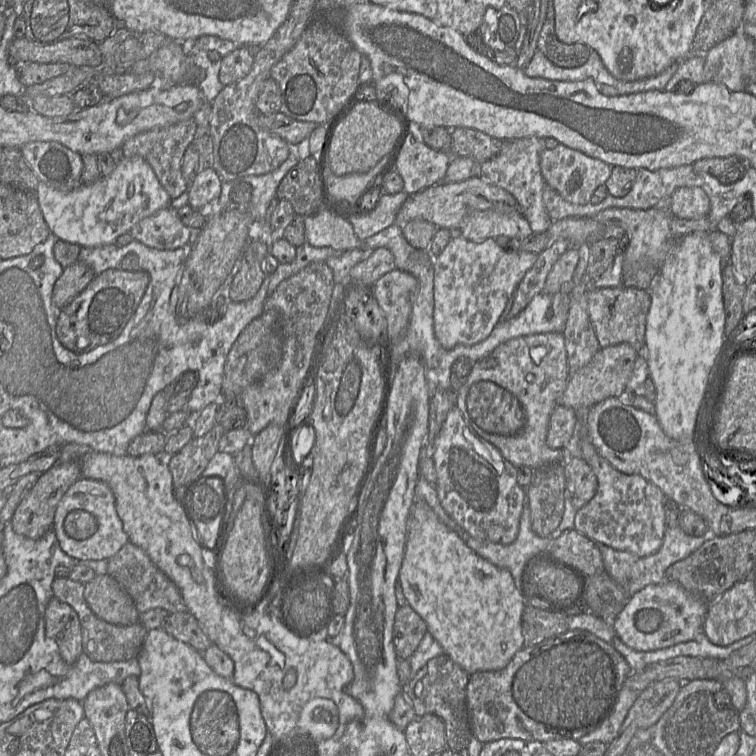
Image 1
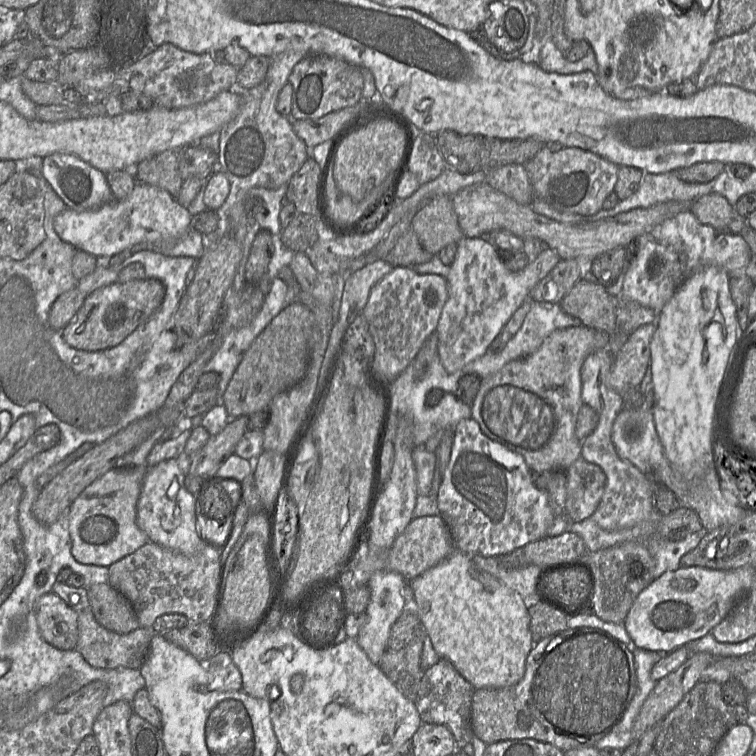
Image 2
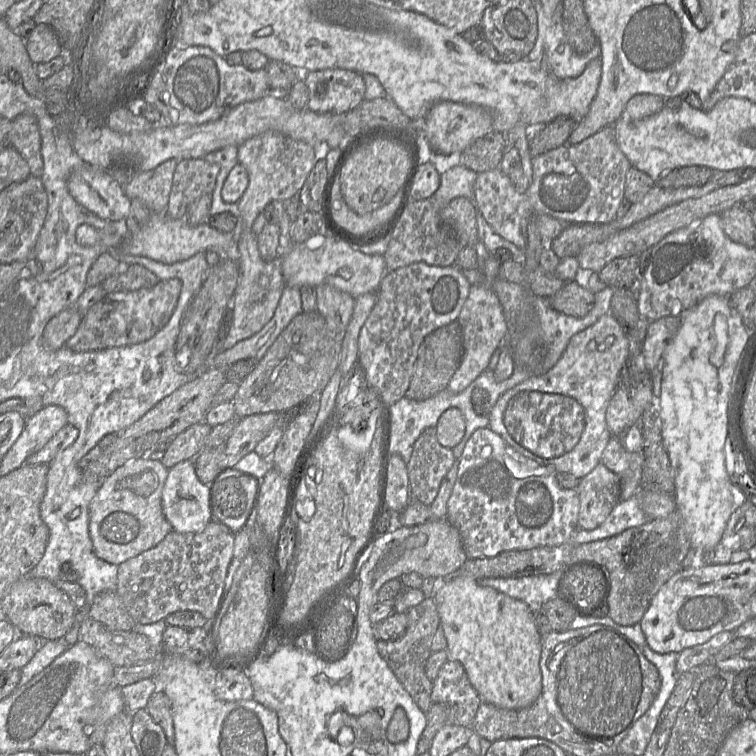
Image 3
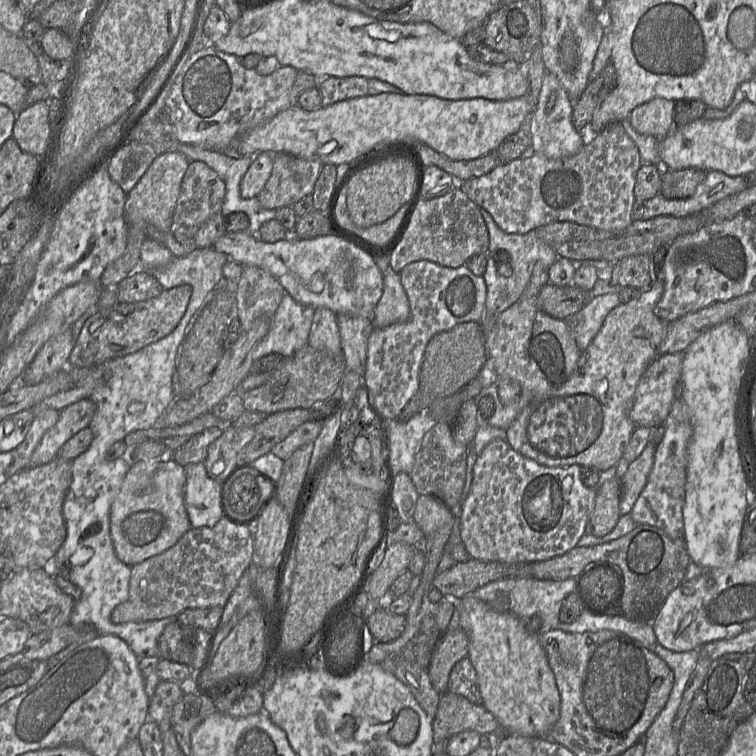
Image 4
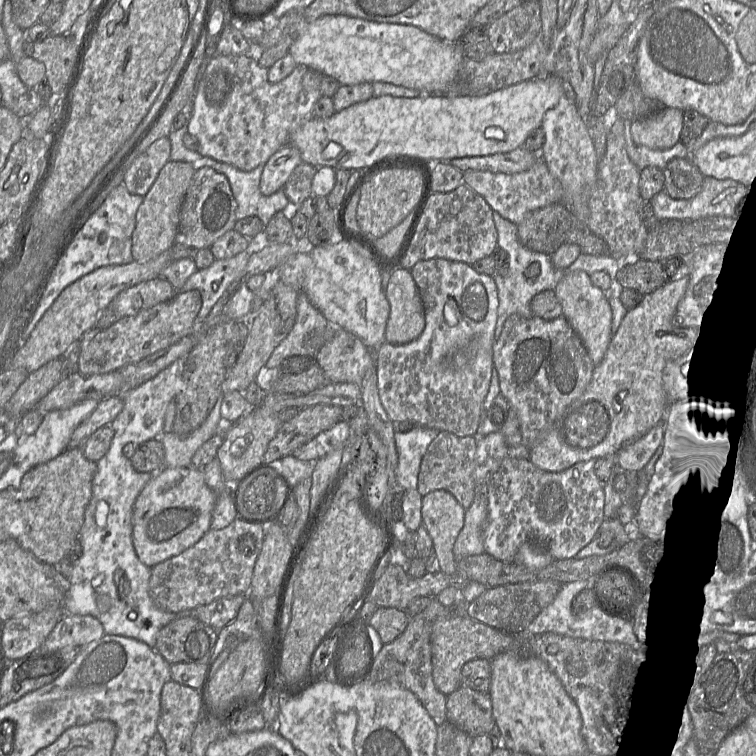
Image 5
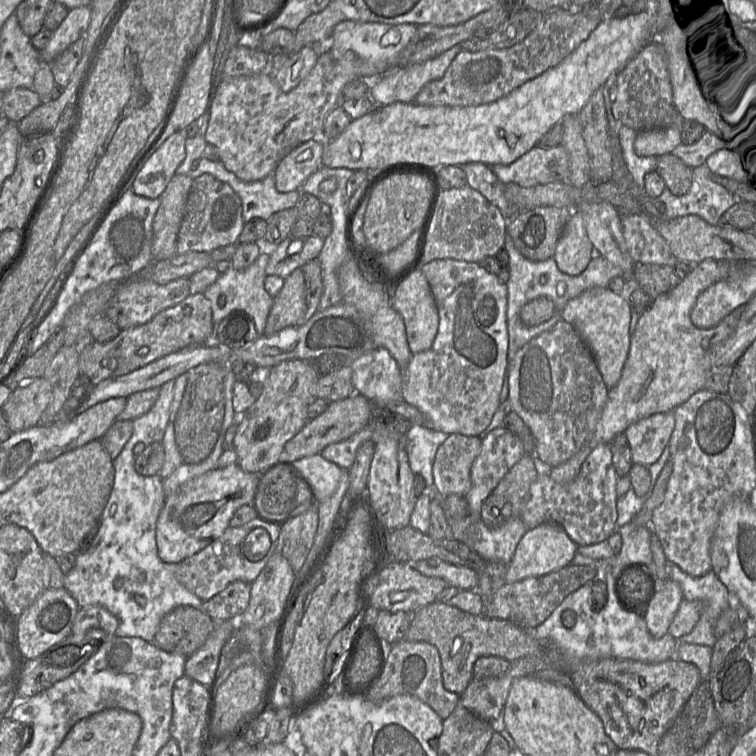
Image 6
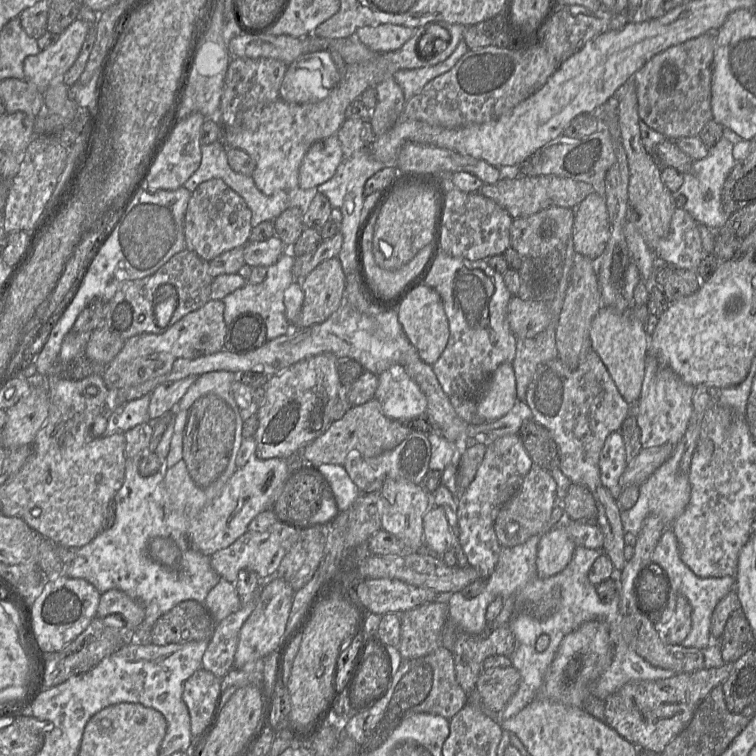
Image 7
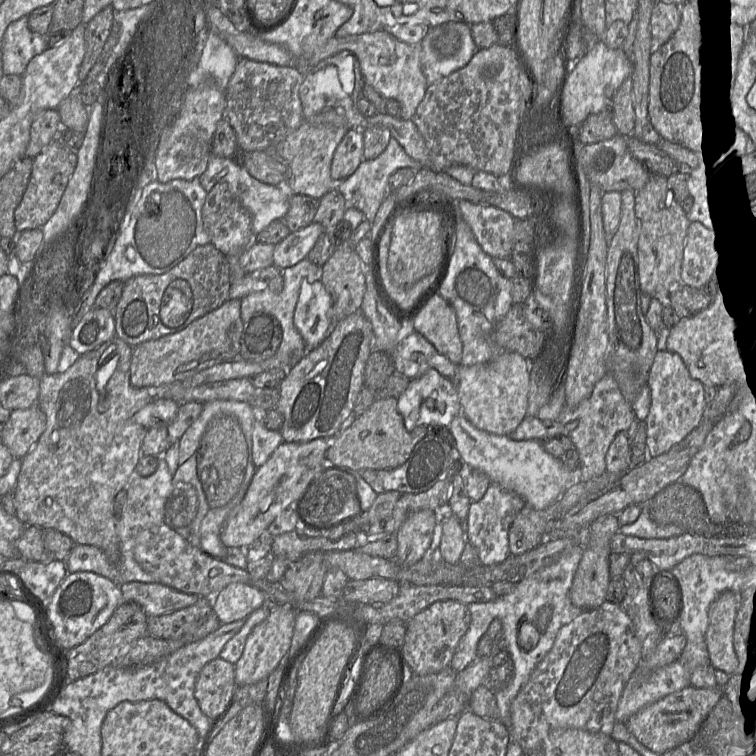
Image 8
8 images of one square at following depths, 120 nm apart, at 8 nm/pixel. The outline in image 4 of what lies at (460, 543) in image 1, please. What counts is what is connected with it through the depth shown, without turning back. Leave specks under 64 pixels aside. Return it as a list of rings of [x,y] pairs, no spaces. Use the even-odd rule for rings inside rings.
[[[467,595],[457,601],[458,625],[469,638],[467,658],[473,664],[483,698],[483,706],[492,713],[506,735],[546,737],[560,716],[561,697],[539,636],[529,633],[521,618],[499,612],[484,601]]]

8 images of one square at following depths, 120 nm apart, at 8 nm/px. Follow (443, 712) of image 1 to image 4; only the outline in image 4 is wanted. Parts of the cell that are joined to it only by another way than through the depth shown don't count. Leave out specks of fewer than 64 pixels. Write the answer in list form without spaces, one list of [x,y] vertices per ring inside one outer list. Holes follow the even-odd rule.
[[[467,657],[458,661],[452,668],[448,692],[461,695],[475,705],[483,705],[476,670]]]

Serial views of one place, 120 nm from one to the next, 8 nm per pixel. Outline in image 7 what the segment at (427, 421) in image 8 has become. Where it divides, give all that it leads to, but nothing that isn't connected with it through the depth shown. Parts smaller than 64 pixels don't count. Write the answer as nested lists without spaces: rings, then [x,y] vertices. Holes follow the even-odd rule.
[[[392,365],[377,377],[374,399],[381,404],[388,418],[409,423],[426,414],[425,395],[401,365]]]

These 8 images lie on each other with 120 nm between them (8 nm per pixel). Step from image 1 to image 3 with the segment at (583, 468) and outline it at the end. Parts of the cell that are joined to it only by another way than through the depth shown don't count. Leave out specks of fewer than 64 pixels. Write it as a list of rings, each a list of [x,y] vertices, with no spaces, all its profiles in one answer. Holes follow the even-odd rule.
[[[599,463],[580,480],[576,492],[580,500],[578,528],[593,530],[600,526],[612,512],[620,497],[620,477]]]

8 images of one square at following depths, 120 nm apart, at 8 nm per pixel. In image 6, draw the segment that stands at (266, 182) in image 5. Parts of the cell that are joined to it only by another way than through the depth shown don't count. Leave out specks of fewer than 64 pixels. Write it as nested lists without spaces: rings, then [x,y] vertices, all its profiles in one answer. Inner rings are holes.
[[[315,139],[287,154],[272,174],[276,189],[281,193],[299,190],[322,167],[323,151],[324,141]]]

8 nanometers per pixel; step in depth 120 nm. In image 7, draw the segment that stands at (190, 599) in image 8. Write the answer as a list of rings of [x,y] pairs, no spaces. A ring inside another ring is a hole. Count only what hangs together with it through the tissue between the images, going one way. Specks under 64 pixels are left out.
[[[112,589],[101,595],[96,612],[97,618],[120,615],[128,628],[136,630],[145,617],[144,606],[125,592]]]

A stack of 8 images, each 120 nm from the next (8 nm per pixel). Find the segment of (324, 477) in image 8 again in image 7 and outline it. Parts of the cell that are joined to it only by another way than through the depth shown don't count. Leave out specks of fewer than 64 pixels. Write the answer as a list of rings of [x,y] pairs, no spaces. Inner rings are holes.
[[[301,465],[291,471],[271,509],[276,514],[278,521],[301,525],[325,525],[339,513],[328,482],[313,465]]]

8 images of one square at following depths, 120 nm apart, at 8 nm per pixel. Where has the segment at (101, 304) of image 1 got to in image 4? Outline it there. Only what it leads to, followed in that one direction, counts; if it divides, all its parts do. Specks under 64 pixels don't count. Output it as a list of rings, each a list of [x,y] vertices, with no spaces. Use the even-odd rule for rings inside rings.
[[[181,285],[163,292],[154,298],[136,303],[117,303],[114,307],[97,311],[84,323],[69,357],[69,366],[84,368],[100,364],[109,359],[123,357],[154,343],[170,334],[183,317],[192,294],[190,285]]]

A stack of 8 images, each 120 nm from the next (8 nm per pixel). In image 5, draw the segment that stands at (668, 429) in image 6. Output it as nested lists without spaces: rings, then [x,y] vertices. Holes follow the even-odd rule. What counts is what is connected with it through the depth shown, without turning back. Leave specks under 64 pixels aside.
[[[664,421],[651,427],[640,438],[624,445],[617,453],[617,465],[623,471],[640,471],[644,469],[664,434]]]

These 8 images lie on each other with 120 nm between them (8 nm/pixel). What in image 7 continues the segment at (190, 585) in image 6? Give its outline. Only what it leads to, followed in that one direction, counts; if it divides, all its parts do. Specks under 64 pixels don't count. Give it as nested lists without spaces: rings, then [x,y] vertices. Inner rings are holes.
[[[278,521],[264,531],[247,531],[228,547],[210,555],[211,567],[221,579],[232,583],[242,569],[251,569],[258,574],[260,579],[268,580],[277,574],[282,558],[298,539],[302,528],[306,527],[294,522]]]

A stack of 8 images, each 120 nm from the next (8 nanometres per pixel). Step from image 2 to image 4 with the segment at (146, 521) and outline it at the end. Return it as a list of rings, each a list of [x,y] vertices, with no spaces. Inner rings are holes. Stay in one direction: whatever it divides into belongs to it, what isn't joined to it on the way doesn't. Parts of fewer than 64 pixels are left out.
[[[204,462],[185,467],[185,507],[192,528],[213,527],[227,514],[222,506],[222,483],[207,474]]]

